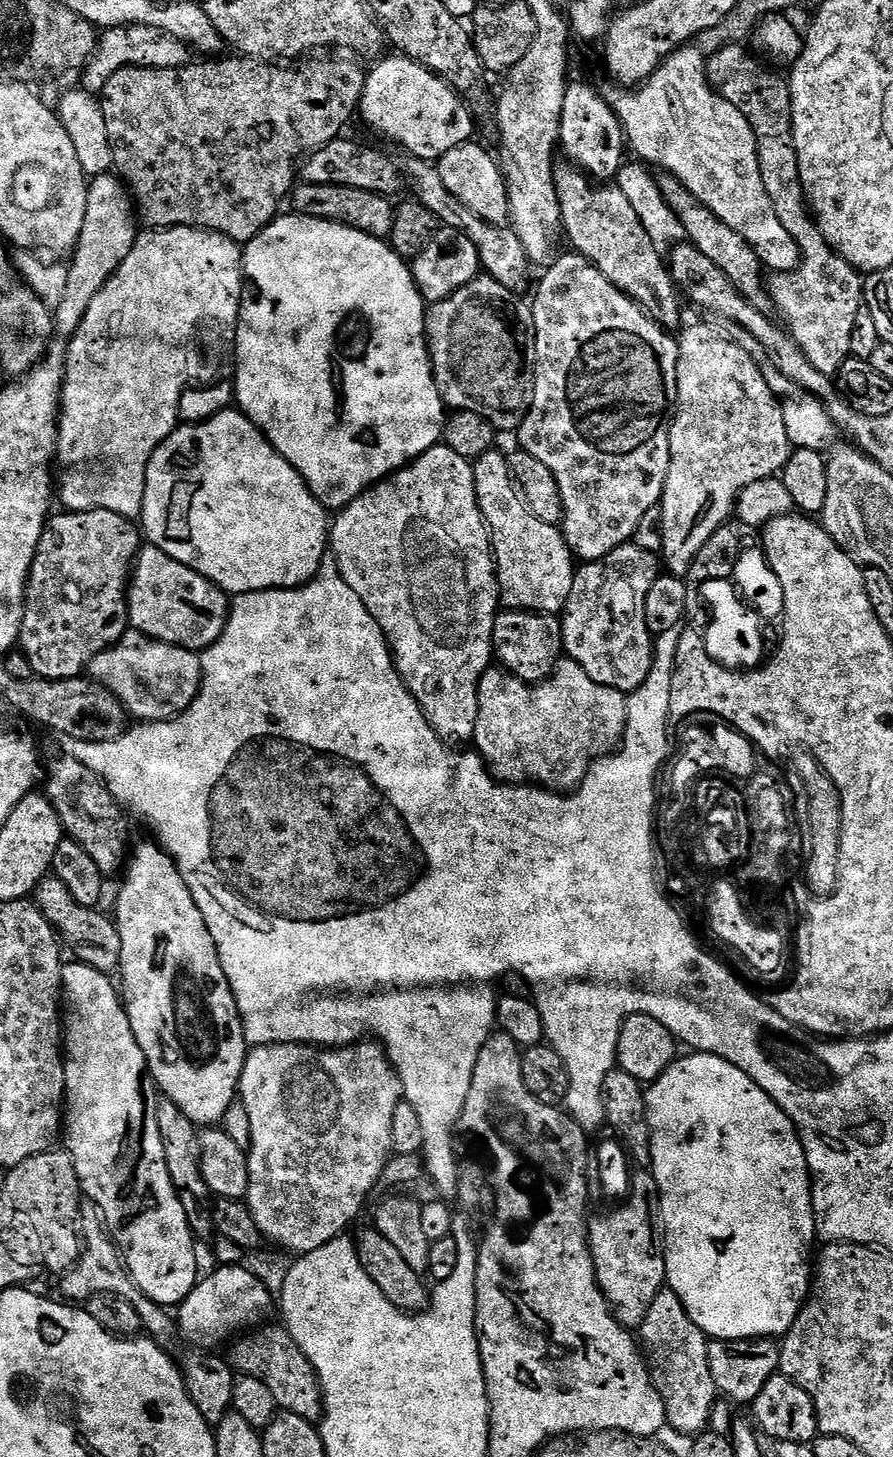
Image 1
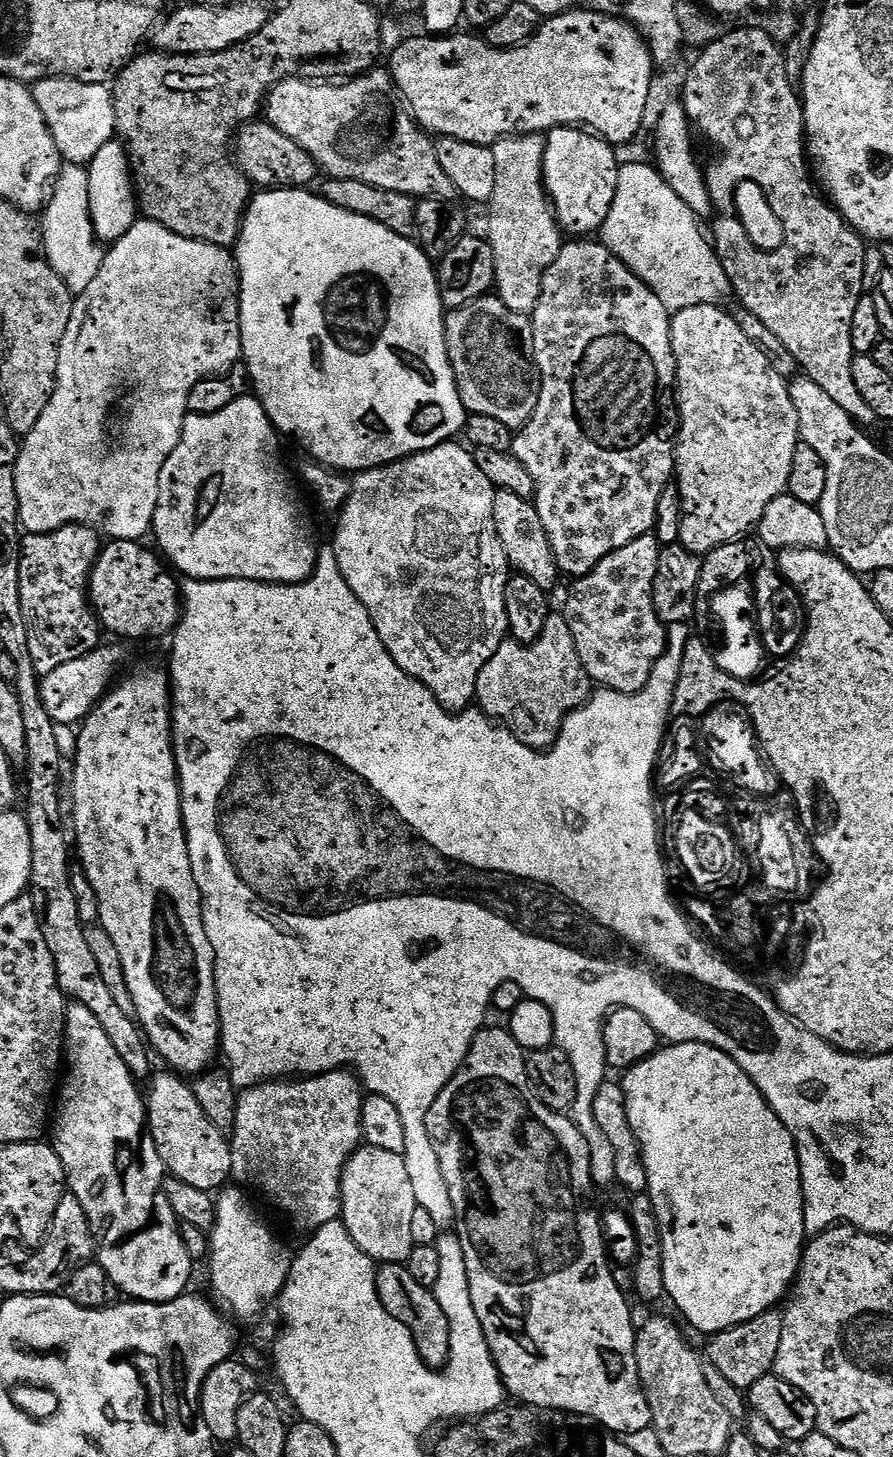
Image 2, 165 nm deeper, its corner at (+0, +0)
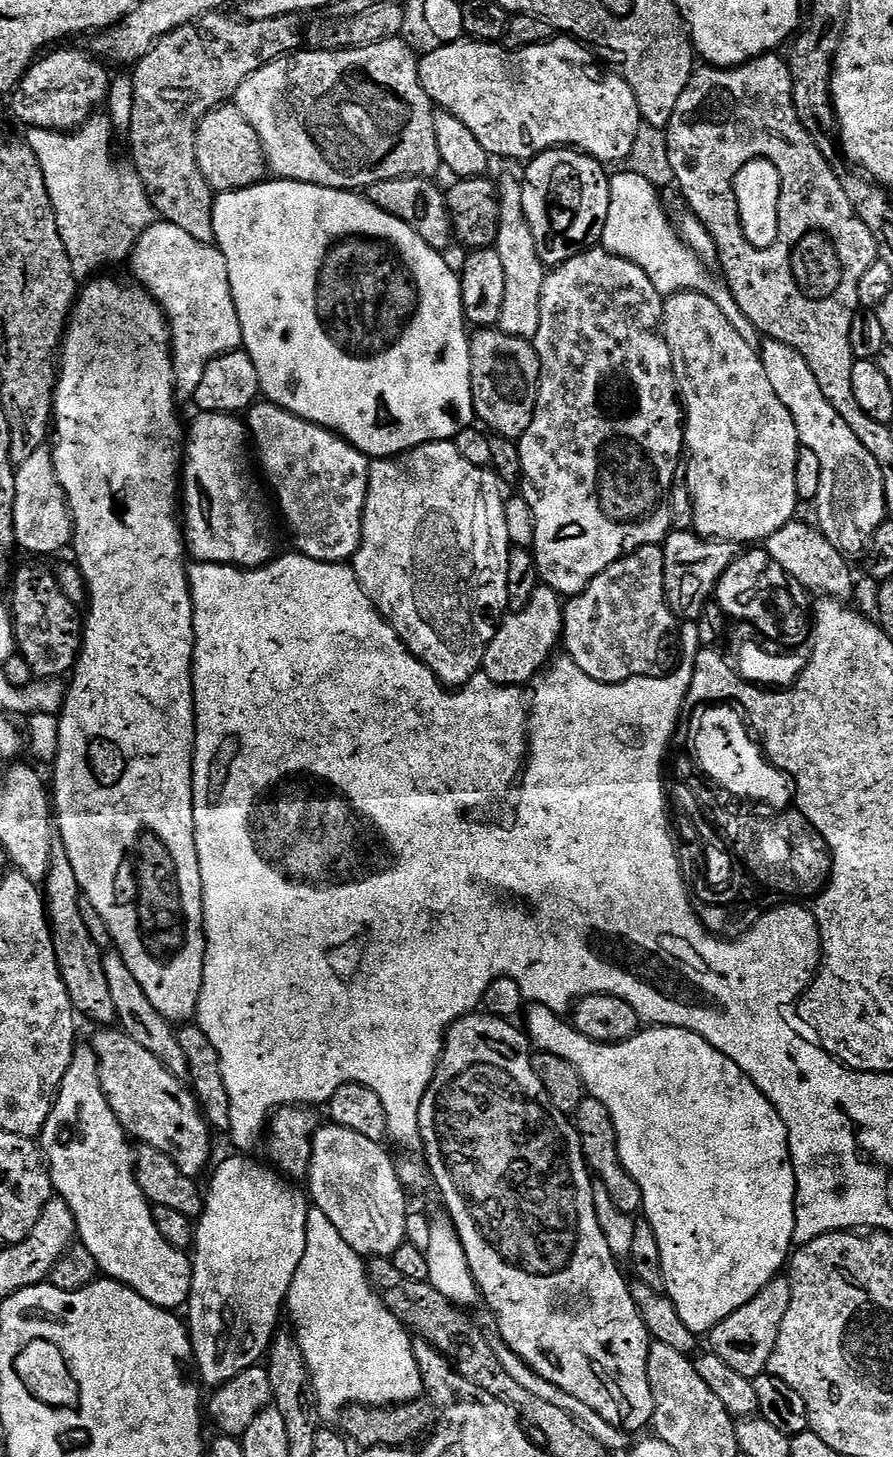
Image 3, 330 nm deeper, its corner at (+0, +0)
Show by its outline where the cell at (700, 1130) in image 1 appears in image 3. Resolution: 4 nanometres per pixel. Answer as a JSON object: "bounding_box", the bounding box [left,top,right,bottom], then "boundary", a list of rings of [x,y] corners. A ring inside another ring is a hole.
{"bounding_box":[526,1002,796,1334],"boundary":[[[532,1002],[527,1005],[526,1014],[527,1012],[526,1036],[531,1047],[536,1052],[549,1052],[558,1058],[570,1061],[574,1070],[578,1070],[582,1078],[585,1093],[602,1102],[602,1106],[608,1111],[608,1116],[612,1120],[612,1131],[616,1133],[616,1153],[622,1166],[630,1174],[630,1178],[634,1178],[634,1182],[640,1188],[643,1219],[656,1231],[664,1275],[663,1291],[667,1298],[673,1303],[678,1317],[692,1332],[695,1334],[711,1332],[714,1326],[718,1326],[718,1322],[734,1314],[738,1306],[746,1306],[750,1298],[754,1298],[767,1284],[777,1279],[783,1273],[780,1272],[783,1268],[785,1271],[794,1248],[792,1239],[796,1221],[796,1179],[788,1149],[788,1131],[778,1110],[733,1060],[726,1058],[726,1054],[714,1050],[710,1042],[706,1042],[690,1030],[648,1026],[637,1032],[635,1036],[631,1036],[629,1040],[617,1044],[599,1044],[578,1034],[561,1013],[550,1010],[546,1006]]]}

